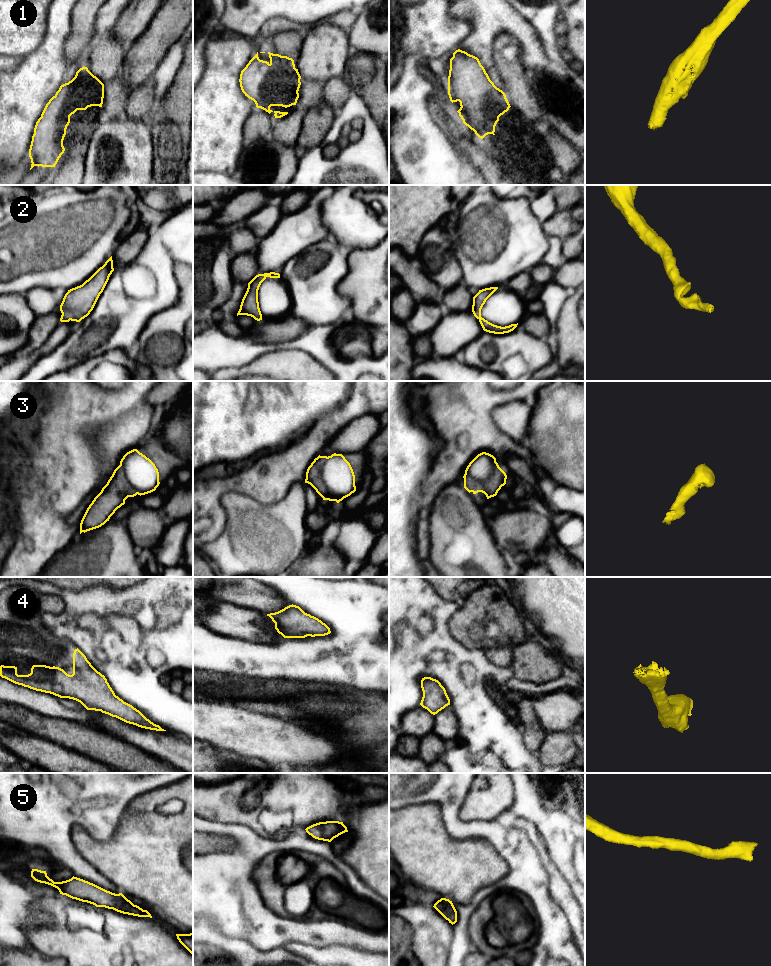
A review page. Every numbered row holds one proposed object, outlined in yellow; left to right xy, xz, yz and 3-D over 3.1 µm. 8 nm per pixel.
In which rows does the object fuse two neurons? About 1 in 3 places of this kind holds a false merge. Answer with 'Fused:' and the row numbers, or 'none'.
Fused: none

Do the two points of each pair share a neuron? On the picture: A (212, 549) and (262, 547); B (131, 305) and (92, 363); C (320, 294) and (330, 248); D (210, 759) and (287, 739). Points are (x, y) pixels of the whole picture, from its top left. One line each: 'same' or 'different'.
A: same
B: different
C: same
D: different

